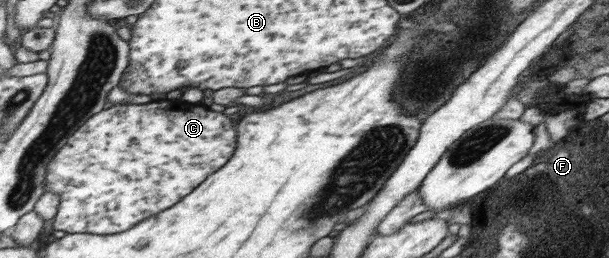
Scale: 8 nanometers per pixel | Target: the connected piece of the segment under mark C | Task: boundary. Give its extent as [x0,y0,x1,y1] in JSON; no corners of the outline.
[44,98,235,234]

